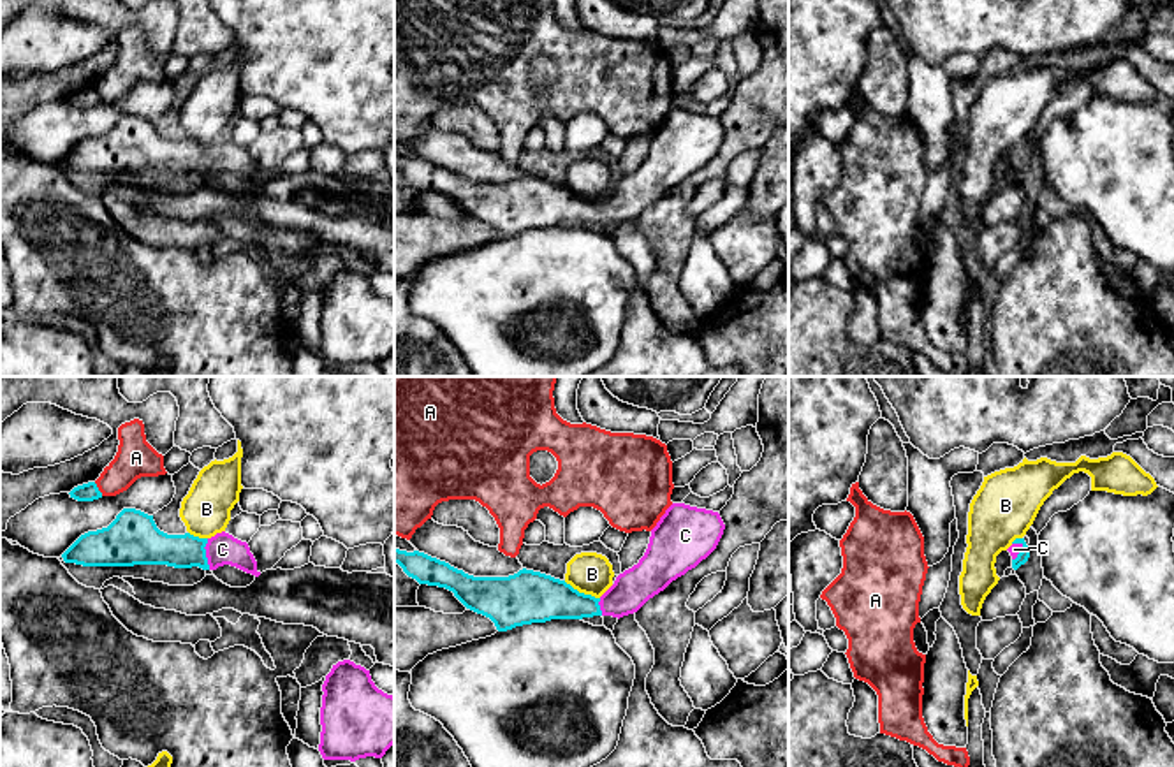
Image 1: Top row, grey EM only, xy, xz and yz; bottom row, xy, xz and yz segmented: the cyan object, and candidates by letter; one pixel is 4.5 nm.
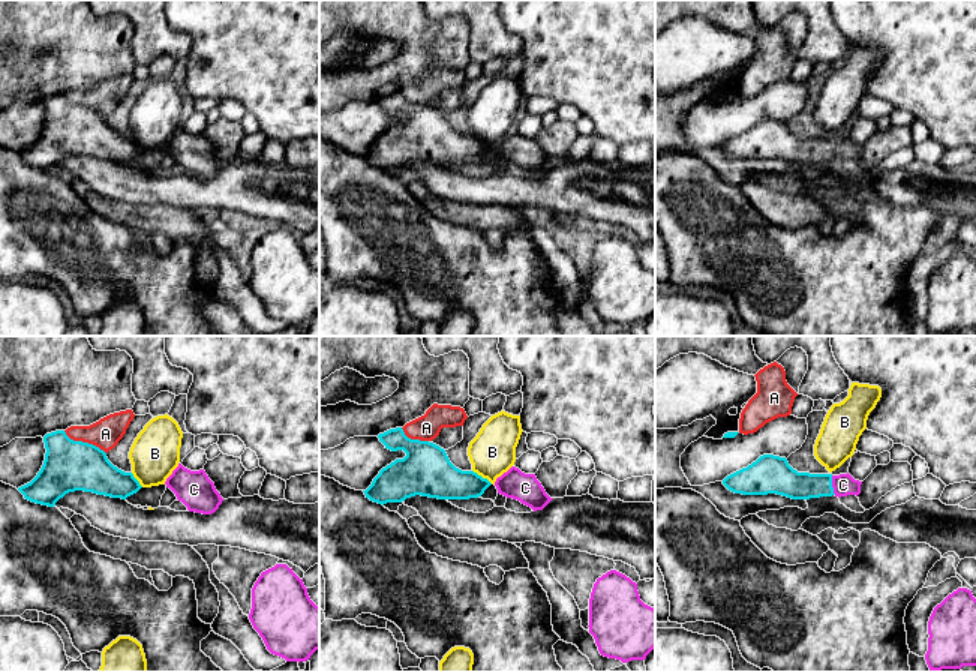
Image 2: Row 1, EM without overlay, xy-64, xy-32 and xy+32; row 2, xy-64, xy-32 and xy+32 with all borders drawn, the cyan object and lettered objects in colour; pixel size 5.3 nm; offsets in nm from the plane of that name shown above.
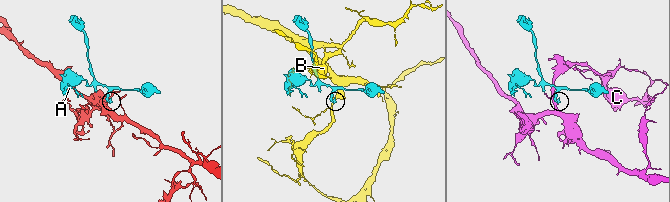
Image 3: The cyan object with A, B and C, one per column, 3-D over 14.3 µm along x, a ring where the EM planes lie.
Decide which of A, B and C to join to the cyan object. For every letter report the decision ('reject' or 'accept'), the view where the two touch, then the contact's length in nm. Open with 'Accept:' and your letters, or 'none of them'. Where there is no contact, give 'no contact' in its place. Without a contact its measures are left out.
Accept: C
A: reject; meets cyan in xy; contact 80 nm long
B: reject; meets cyan in xz; contact 190 nm long
C: accept; meets cyan in xy; contact 140 nm long

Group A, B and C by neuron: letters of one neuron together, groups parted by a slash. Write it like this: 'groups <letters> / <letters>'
groups A / B / C

